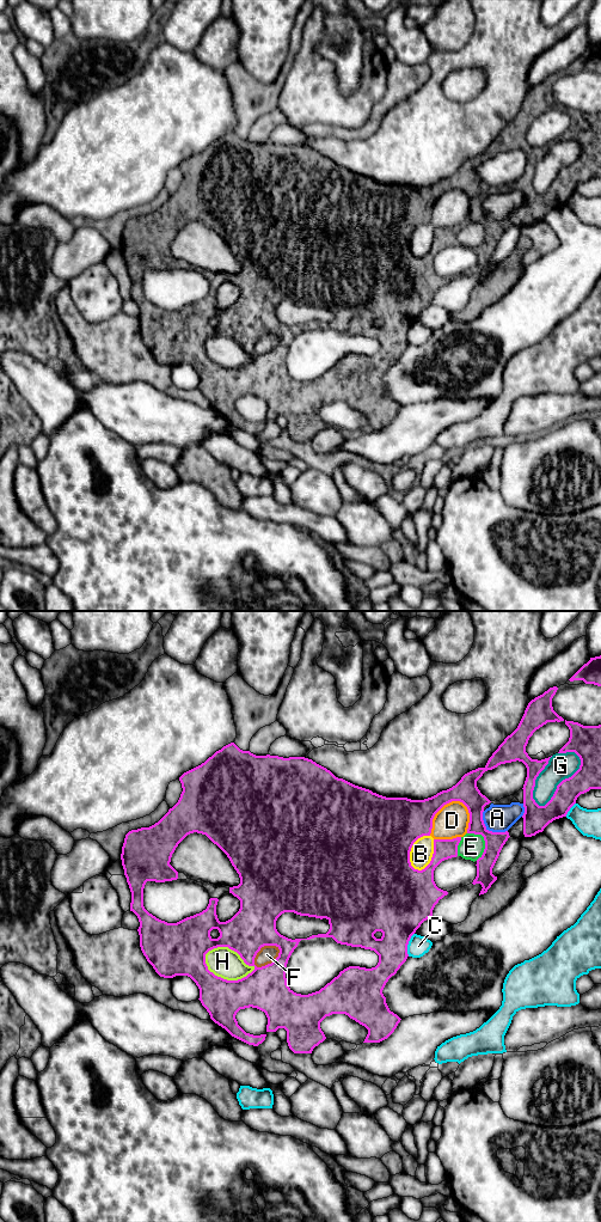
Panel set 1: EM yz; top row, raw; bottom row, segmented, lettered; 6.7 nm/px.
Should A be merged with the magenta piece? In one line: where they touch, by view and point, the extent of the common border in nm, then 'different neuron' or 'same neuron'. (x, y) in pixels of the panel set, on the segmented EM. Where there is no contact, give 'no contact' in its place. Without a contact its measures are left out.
yz (488, 830) | 220 nm | different neuron

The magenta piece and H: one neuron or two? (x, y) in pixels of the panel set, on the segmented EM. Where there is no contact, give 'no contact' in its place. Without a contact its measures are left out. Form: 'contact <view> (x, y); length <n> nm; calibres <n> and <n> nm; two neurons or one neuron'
contact yz (231, 948); length 360 nm; calibres 300 and 200 nm; two neurons

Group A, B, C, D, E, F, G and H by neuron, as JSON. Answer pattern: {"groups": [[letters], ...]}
{"groups": [["A", "B", "D", "E", "F", "G", "H"], ["C"]]}

